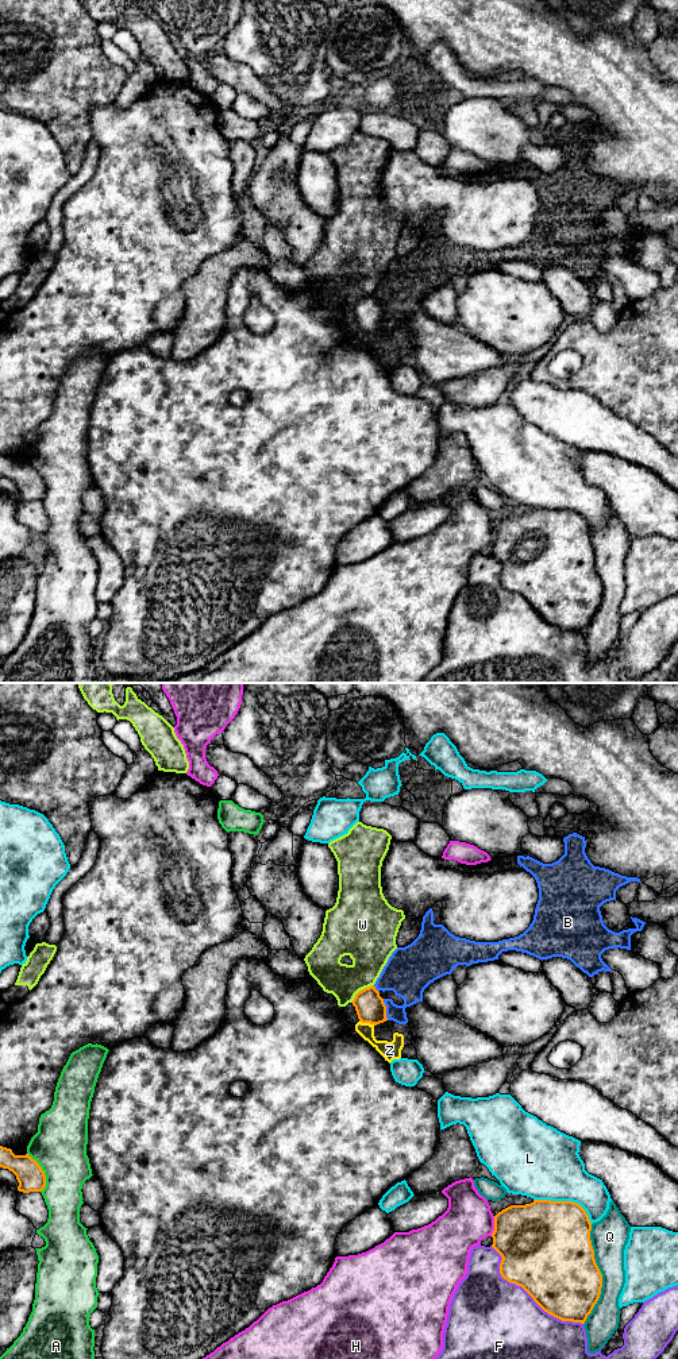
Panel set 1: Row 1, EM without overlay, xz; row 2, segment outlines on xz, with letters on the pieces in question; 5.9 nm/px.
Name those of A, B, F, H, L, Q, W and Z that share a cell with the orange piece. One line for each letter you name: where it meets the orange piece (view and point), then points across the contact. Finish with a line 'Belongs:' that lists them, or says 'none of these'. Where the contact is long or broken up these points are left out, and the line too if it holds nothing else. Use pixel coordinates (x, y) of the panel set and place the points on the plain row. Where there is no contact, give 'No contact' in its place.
Belongs: none of these

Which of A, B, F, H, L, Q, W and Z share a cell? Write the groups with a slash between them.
A / B Z / F / H / L / Q / W

